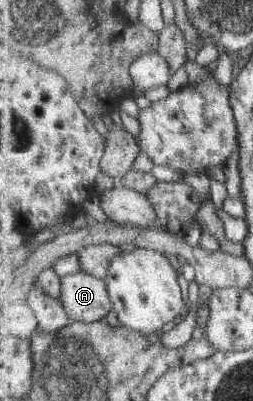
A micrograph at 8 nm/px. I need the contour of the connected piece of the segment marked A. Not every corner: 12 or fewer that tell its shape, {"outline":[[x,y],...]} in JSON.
{"outline":[[80,270],[60,281],[70,320],[114,309],[104,280]]}

